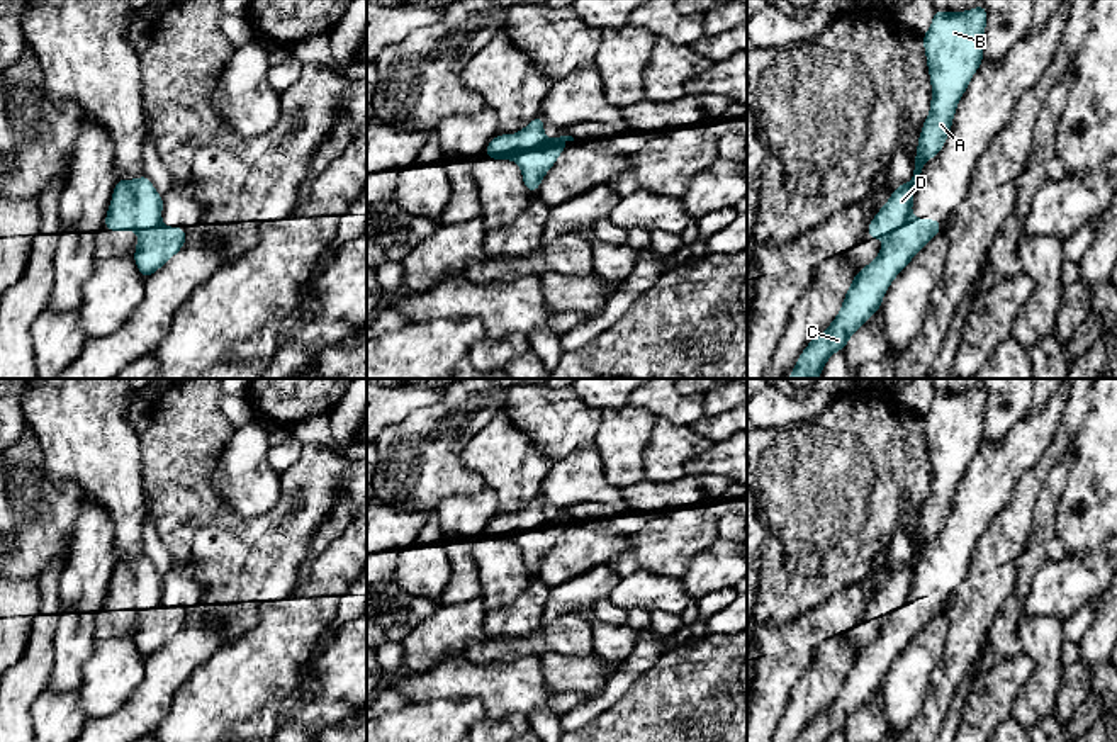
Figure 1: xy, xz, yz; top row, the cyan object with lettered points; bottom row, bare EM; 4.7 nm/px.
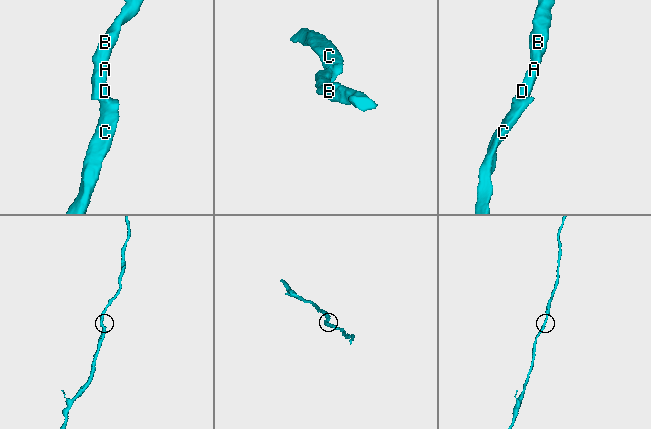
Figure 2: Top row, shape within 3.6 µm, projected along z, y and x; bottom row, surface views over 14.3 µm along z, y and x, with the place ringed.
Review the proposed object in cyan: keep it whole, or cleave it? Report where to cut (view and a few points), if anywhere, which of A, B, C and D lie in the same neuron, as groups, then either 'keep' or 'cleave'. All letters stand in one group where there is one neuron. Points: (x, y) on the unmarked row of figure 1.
cut xz (545, 520), (515, 540); groups A B D / C; cleave

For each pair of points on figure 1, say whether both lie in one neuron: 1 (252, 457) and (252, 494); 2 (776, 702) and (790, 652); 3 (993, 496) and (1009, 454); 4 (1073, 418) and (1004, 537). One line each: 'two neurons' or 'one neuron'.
1: one neuron
2: one neuron
3: one neuron
4: one neuron

